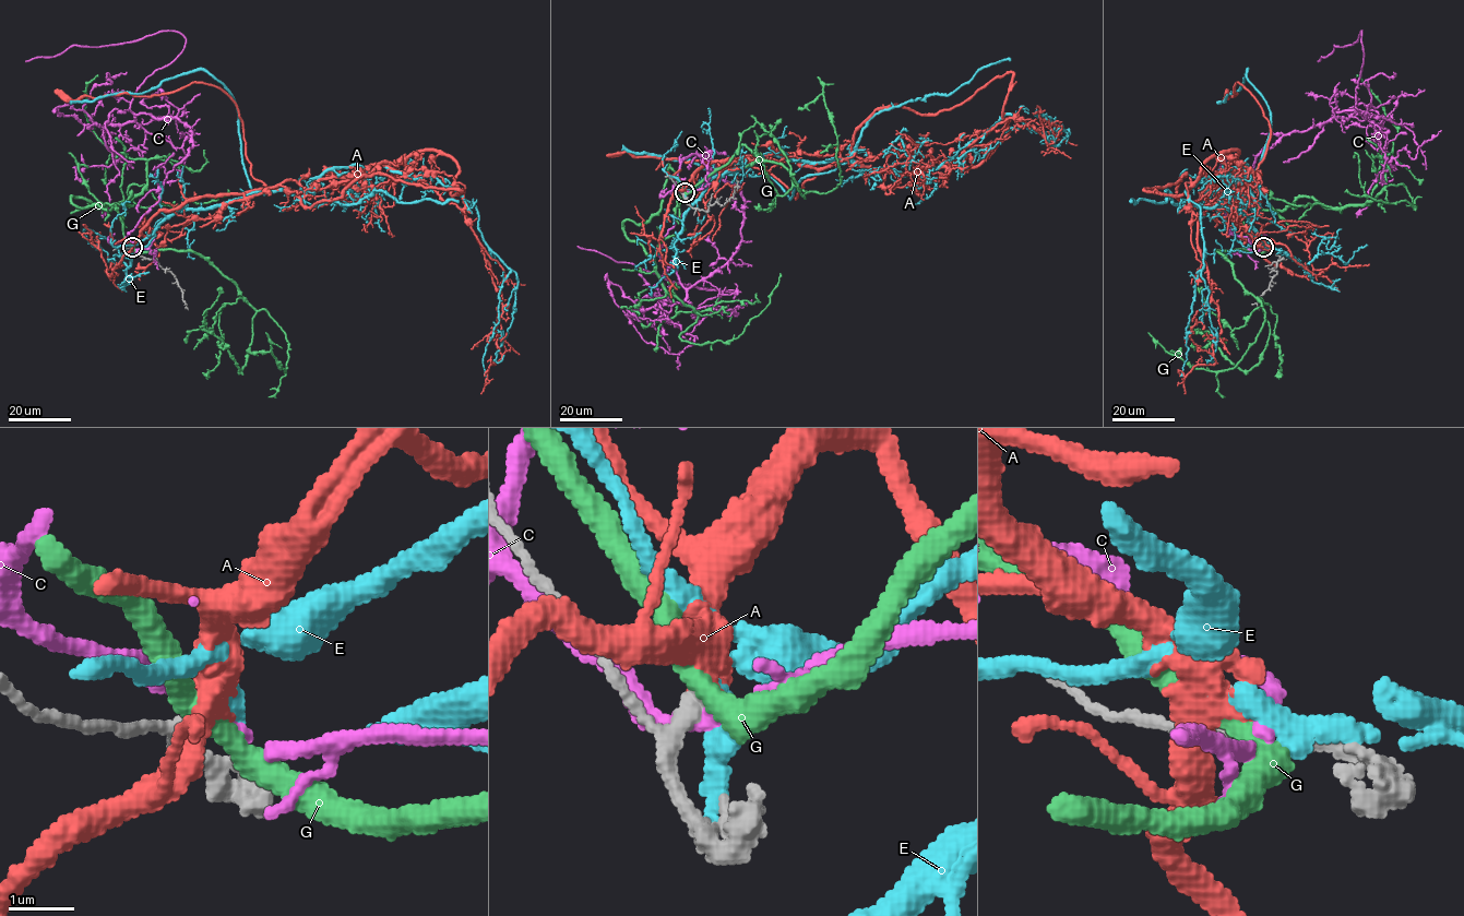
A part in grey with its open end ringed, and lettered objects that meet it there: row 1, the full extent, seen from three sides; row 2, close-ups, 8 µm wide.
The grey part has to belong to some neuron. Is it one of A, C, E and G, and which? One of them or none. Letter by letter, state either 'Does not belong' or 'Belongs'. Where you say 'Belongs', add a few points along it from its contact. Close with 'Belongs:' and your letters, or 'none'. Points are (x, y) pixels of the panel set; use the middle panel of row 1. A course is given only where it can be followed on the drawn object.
A: Belongs. Its course: (685, 191), (704, 165), (740, 156), (913, 174), (1012, 118), (1050, 138), (1047, 150), (1032, 112)
C: Does not belong
E: Does not belong
G: Does not belong
Belongs: A

